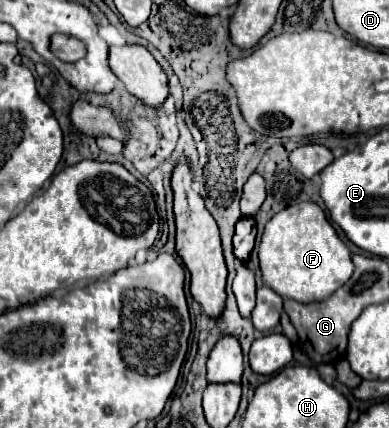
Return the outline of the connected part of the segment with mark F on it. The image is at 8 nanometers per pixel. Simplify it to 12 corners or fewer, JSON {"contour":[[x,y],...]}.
{"contour":[[314,202],[274,214],[258,258],[282,298],[326,300],[354,272]]}

